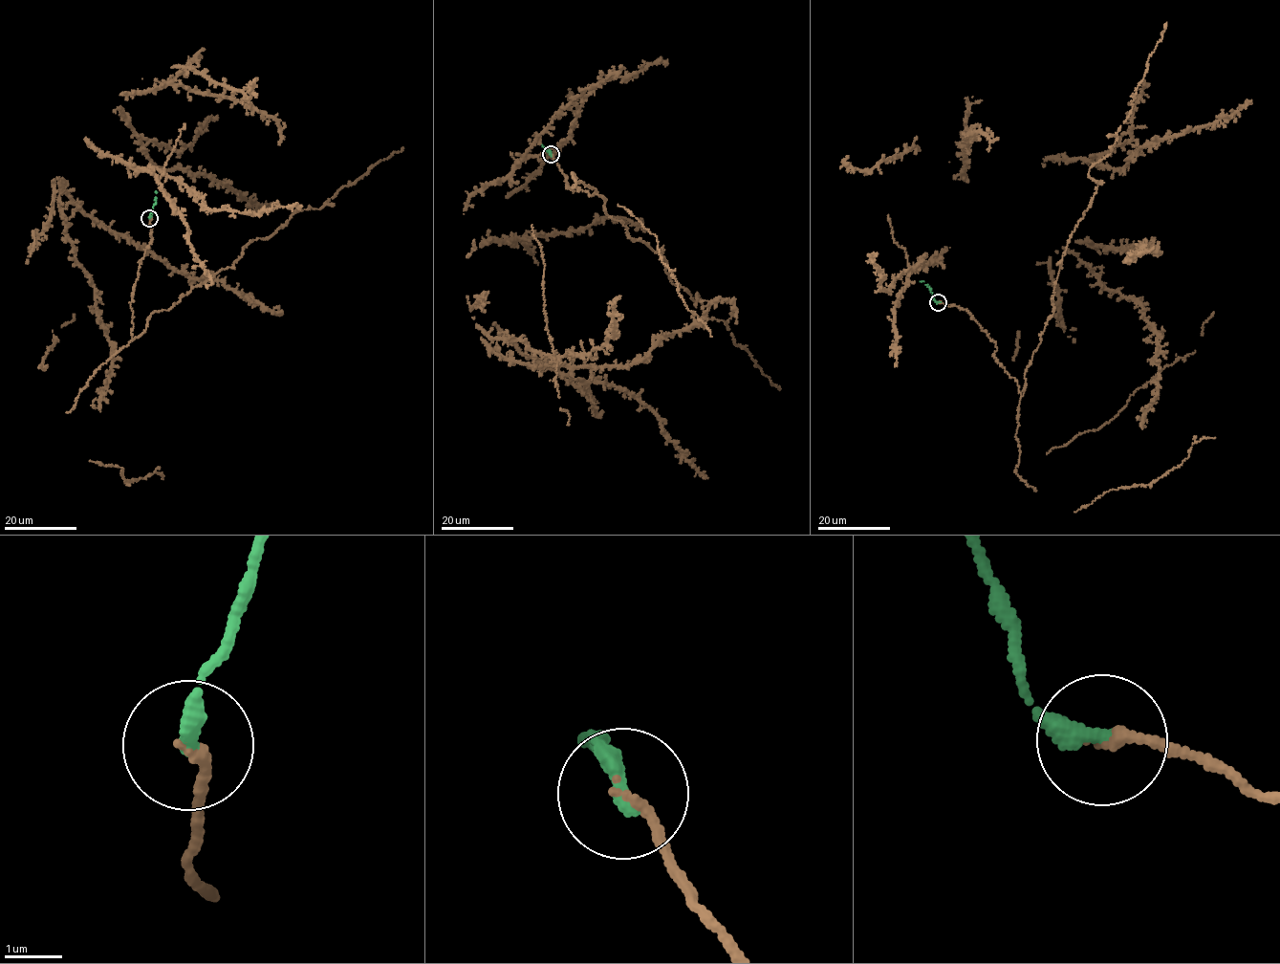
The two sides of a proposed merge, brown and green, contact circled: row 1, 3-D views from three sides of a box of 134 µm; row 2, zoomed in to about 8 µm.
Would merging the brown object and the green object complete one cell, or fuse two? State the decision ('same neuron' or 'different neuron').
same neuron

